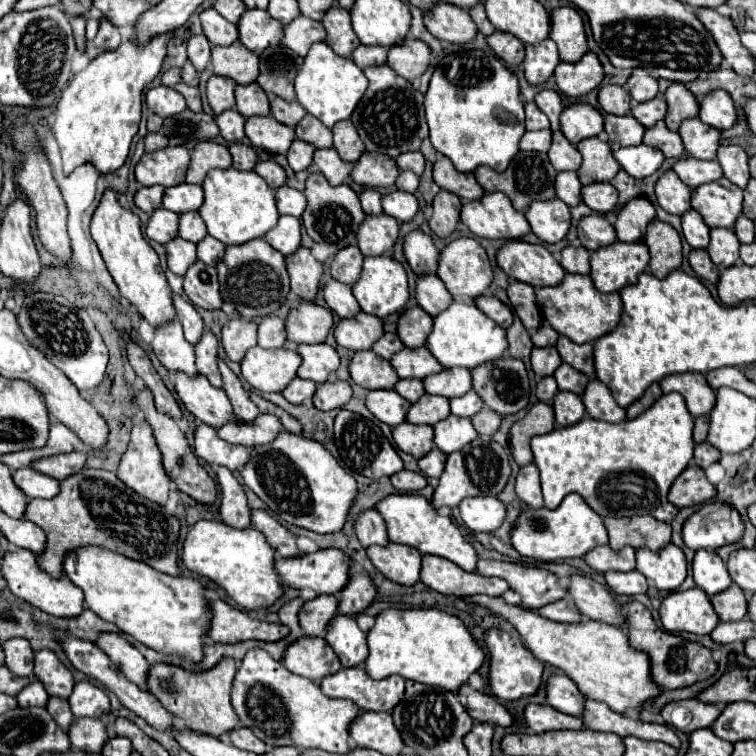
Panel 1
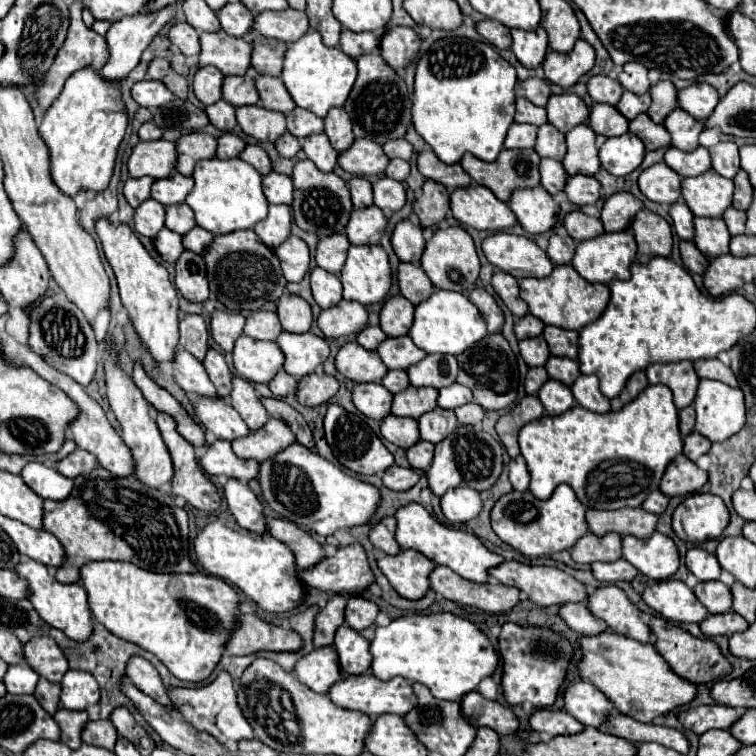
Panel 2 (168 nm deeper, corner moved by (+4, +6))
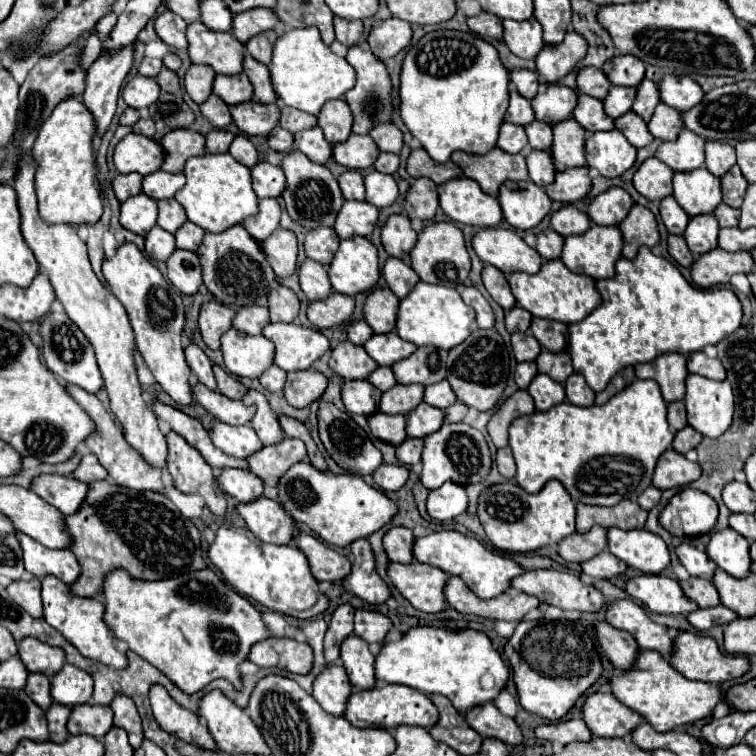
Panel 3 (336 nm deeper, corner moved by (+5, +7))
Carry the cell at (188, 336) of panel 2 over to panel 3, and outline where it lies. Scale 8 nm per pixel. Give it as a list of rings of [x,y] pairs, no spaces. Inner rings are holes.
[[[194,341],[186,347],[186,361],[188,361],[192,373],[198,377],[198,381],[202,385],[206,385],[212,391],[218,391],[214,375],[212,375],[212,363],[210,363],[210,359],[204,355],[204,351]]]

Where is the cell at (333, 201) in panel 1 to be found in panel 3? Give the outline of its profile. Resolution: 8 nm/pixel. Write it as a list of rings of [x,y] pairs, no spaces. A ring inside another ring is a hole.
[[[290,151],[282,159],[282,171],[286,175],[286,187],[282,193],[282,199],[286,203],[288,215],[300,223],[306,229],[316,229],[316,227],[332,227],[336,221],[336,213],[340,211],[344,197],[340,193],[336,177],[324,167],[314,161],[310,161],[304,153],[300,151]]]

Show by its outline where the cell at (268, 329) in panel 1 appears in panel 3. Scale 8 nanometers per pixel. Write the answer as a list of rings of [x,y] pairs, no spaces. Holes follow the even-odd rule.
[[[248,305],[242,307],[234,321],[232,327],[236,327],[238,331],[244,331],[248,335],[260,335],[264,325],[270,323],[270,315],[268,315],[268,307],[260,307],[260,305]]]

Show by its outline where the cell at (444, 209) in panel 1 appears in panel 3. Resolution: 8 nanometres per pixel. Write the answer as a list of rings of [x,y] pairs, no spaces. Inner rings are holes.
[[[416,179],[414,185],[406,193],[404,209],[410,219],[430,221],[438,209],[436,183],[428,181],[428,179]]]

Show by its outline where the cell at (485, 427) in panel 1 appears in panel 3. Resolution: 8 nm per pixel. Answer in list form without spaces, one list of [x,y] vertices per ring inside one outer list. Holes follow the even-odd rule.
[[[454,403],[454,405],[450,405],[450,407],[444,409],[444,421],[448,421],[448,423],[458,423],[458,421],[464,419],[466,411],[468,411],[468,407],[466,407],[464,403]]]

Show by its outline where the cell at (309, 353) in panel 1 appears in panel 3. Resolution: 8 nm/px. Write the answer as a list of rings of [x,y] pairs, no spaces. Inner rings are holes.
[[[270,323],[262,329],[262,335],[274,343],[274,363],[284,371],[310,369],[330,349],[328,339],[318,329],[308,329],[300,323]]]

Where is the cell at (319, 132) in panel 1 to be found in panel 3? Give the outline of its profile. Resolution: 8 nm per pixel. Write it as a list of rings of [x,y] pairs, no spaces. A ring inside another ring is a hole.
[[[282,107],[282,117],[280,117],[280,127],[284,127],[290,133],[298,133],[304,129],[312,129],[316,125],[316,117],[310,113],[302,113],[300,109],[292,107]]]

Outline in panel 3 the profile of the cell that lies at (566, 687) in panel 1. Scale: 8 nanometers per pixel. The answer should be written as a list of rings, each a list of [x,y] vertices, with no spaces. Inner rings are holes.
[[[598,691],[586,699],[582,715],[592,735],[604,739],[626,737],[632,733],[632,729],[636,729],[638,723],[644,723],[640,713],[628,709],[612,693],[604,691]]]

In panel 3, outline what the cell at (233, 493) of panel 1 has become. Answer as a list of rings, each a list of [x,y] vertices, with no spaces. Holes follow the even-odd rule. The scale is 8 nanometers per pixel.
[[[260,497],[248,505],[238,505],[238,513],[260,541],[290,545],[290,541],[298,535],[298,527],[288,511],[280,503],[266,497]]]

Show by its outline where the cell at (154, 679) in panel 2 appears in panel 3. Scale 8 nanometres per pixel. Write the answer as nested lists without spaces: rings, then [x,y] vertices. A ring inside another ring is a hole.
[[[152,685],[150,705],[152,705],[152,715],[160,725],[160,729],[170,733],[172,737],[180,737],[180,741],[184,743],[196,745],[206,751],[218,751],[216,741],[208,733],[208,727],[200,721],[200,717],[180,707],[162,685]]]

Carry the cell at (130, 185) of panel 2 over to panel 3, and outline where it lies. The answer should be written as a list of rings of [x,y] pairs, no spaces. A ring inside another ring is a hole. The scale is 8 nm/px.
[[[132,173],[132,175],[116,175],[112,179],[112,189],[118,201],[126,201],[132,195],[138,195],[142,191],[142,175]]]

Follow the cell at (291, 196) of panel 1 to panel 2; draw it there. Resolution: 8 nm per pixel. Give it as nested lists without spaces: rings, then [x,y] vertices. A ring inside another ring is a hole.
[[[267,174],[263,178],[263,192],[269,204],[293,204],[293,182],[285,174]]]

